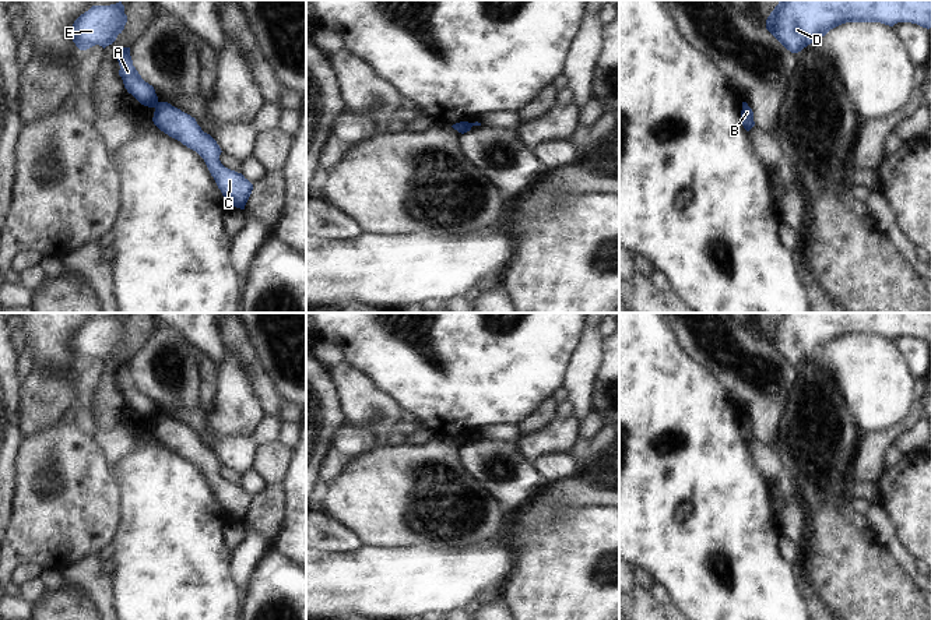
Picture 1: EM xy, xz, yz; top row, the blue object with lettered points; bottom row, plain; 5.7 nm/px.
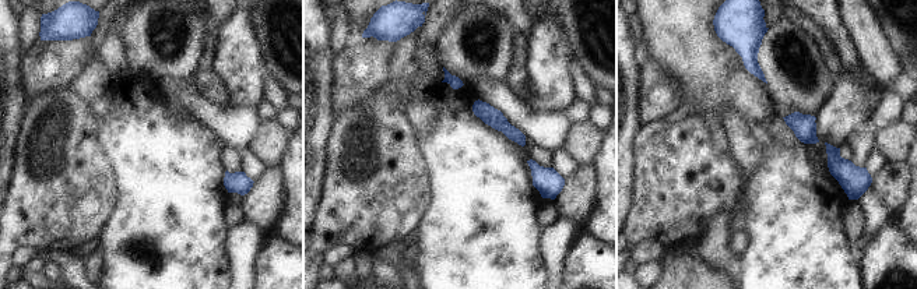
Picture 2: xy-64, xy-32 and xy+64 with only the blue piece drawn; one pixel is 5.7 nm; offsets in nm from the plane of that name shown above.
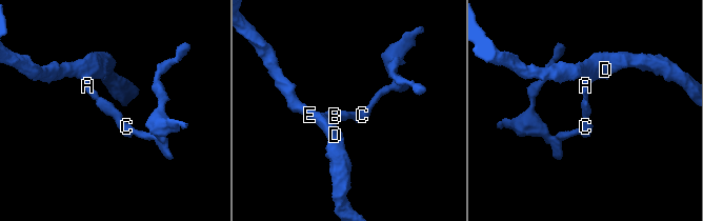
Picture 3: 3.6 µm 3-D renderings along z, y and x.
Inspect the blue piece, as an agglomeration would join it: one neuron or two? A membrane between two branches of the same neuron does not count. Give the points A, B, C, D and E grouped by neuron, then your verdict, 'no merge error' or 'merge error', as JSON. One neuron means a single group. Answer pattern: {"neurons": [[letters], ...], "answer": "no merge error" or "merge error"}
{"neurons": [["A", "D", "E"], ["B", "C"]], "answer": "merge error"}

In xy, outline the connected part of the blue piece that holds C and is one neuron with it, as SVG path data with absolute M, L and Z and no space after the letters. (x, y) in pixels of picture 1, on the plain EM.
M158 415L152 434L161 444L196 464L204 472L226 515L231 519L245 522L253 497L242 486L221 476L219 468L222 464L219 458L201 443L194 430L168 415Z

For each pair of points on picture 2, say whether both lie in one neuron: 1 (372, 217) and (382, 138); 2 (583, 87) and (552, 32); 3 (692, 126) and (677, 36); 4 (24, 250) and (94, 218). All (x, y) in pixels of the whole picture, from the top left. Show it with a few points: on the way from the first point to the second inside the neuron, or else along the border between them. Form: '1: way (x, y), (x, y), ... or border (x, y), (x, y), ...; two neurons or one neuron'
1: way (373, 197), (379, 189), (380, 158); one neuron
2: border (576, 60), (575, 70), (579, 98); two neurons
3: border (696, 110), (701, 115); two neurons
4: border (37, 249), (31, 245), (21, 245), (14, 253); two neurons

